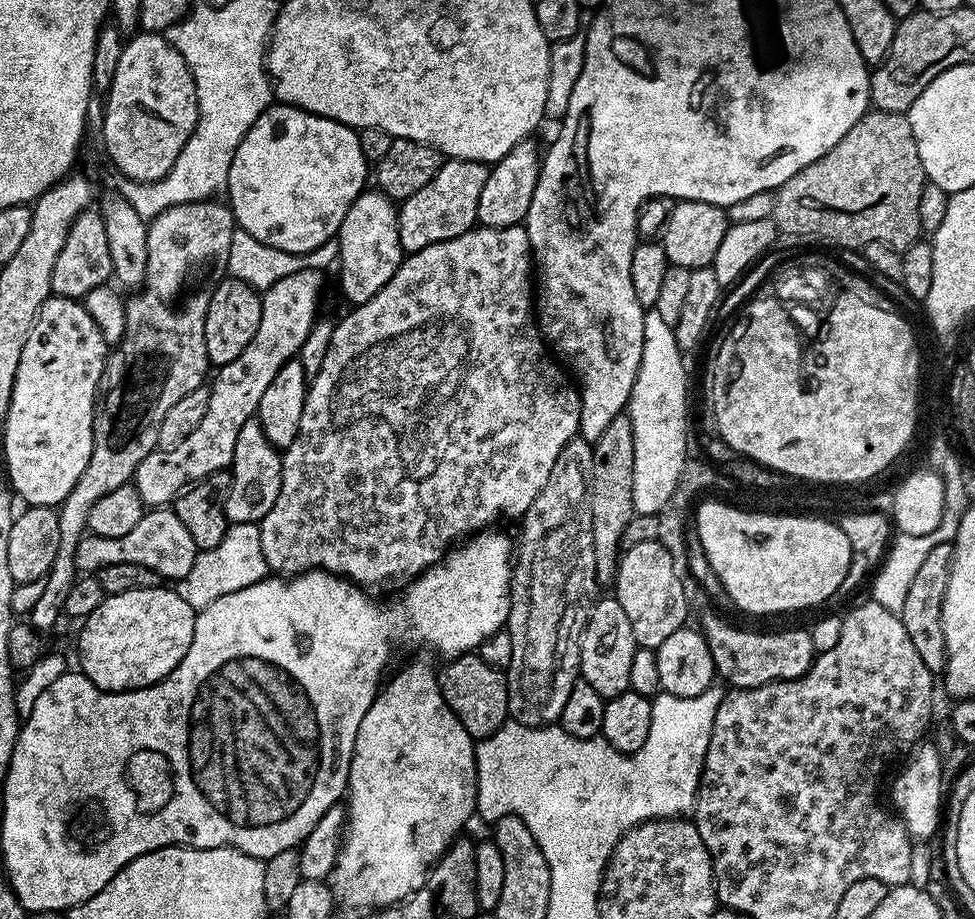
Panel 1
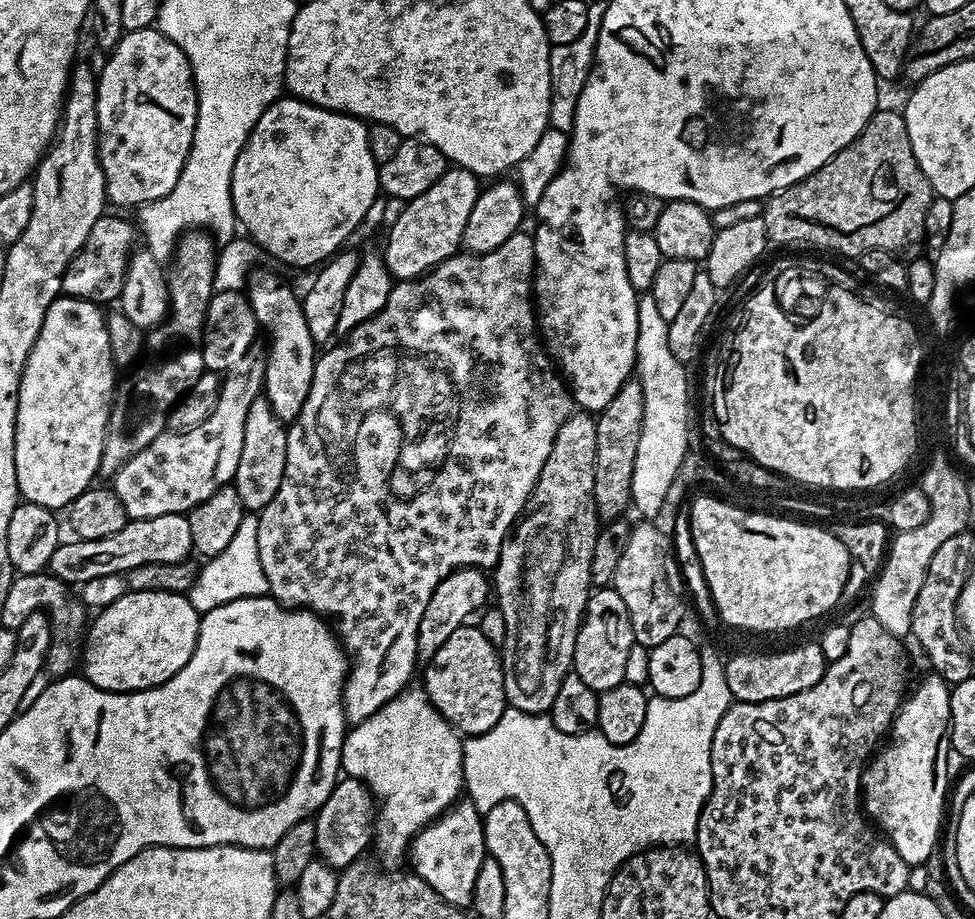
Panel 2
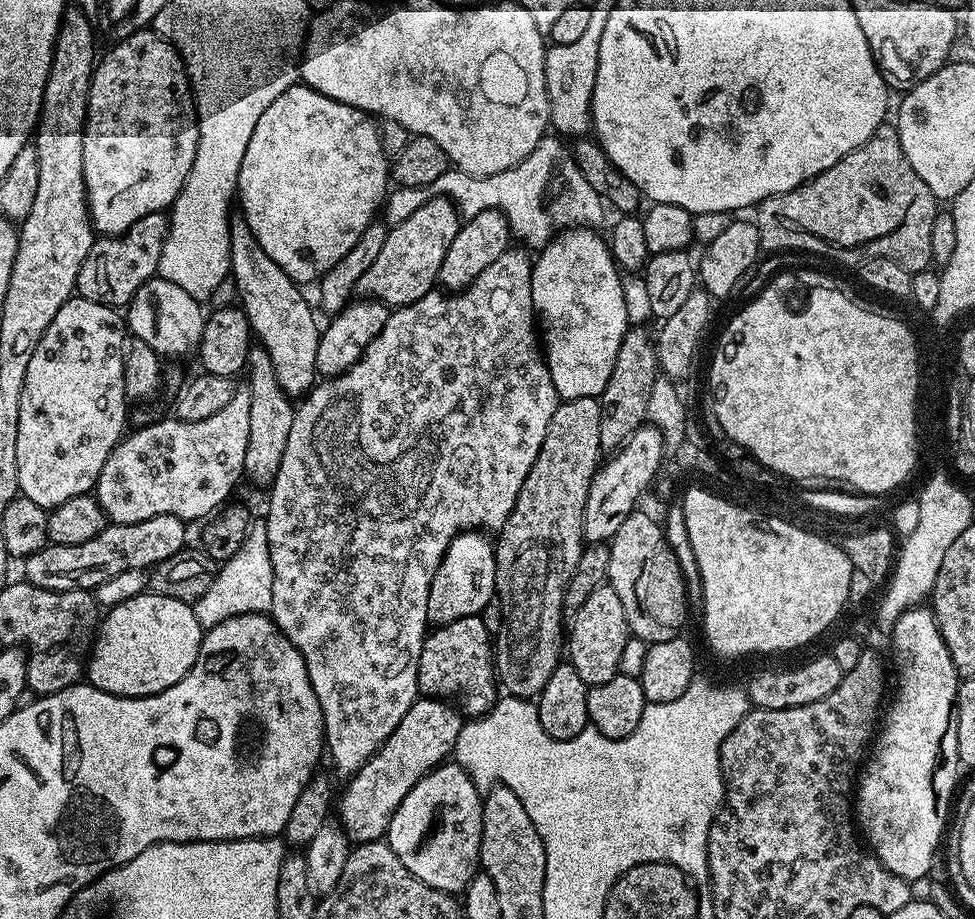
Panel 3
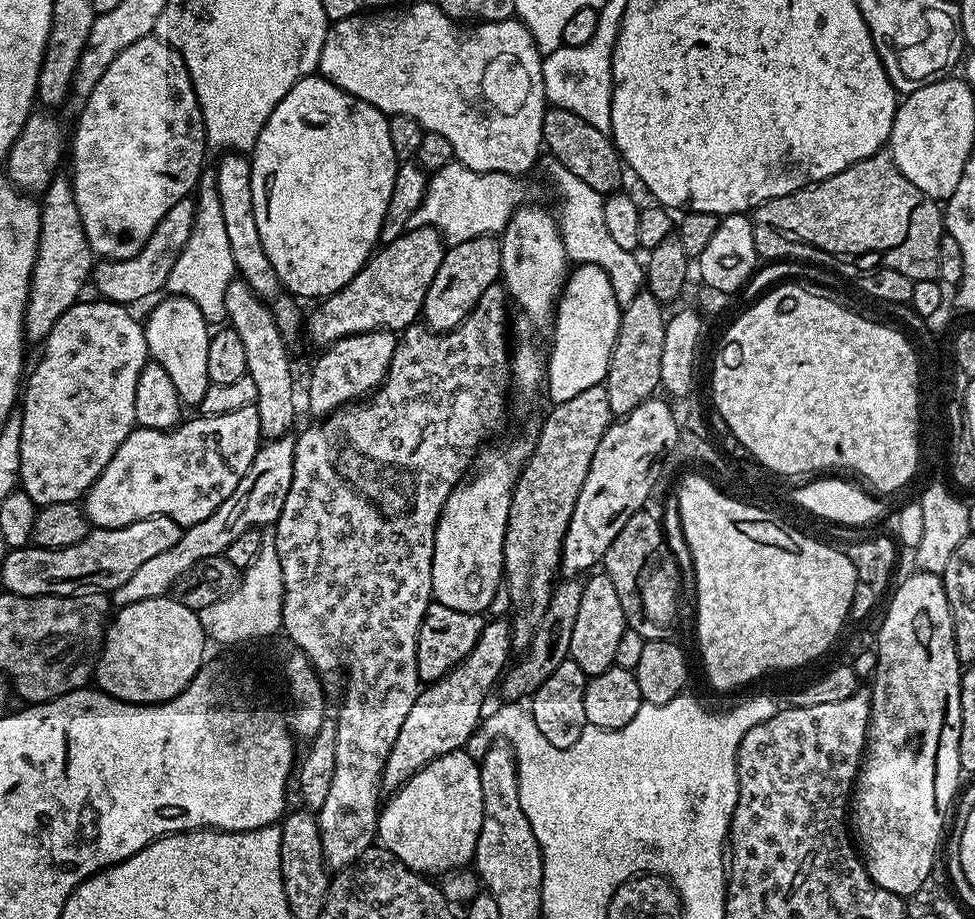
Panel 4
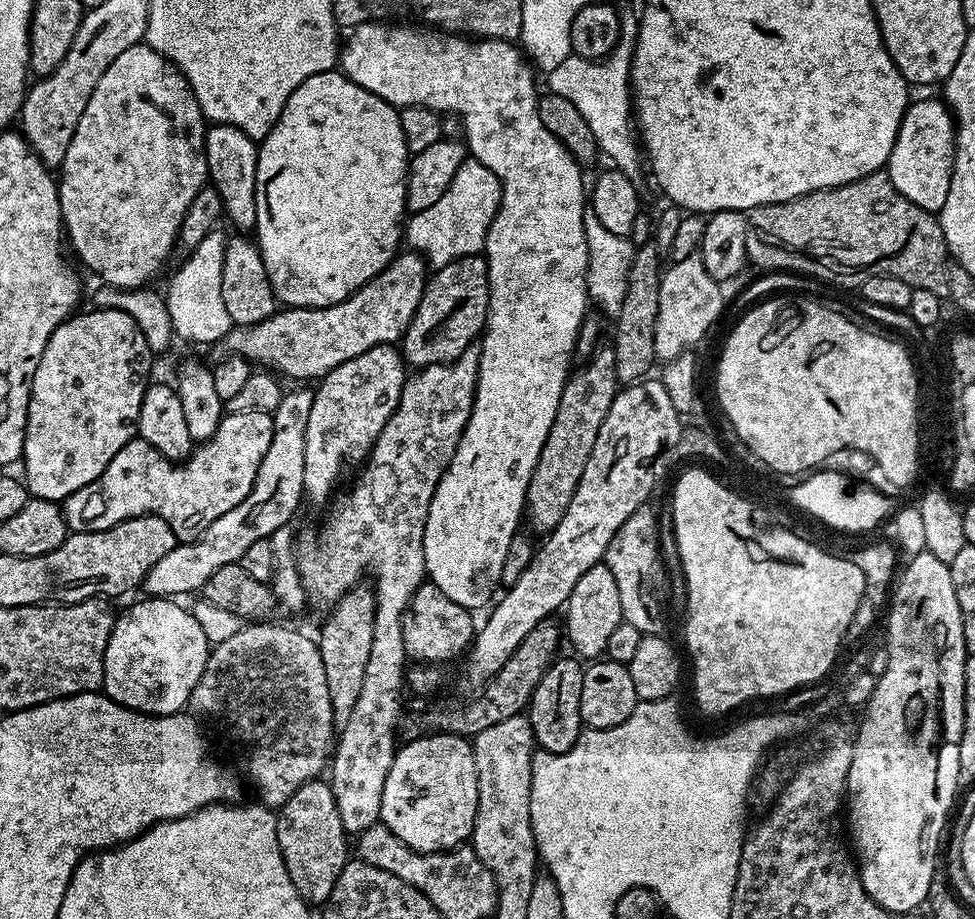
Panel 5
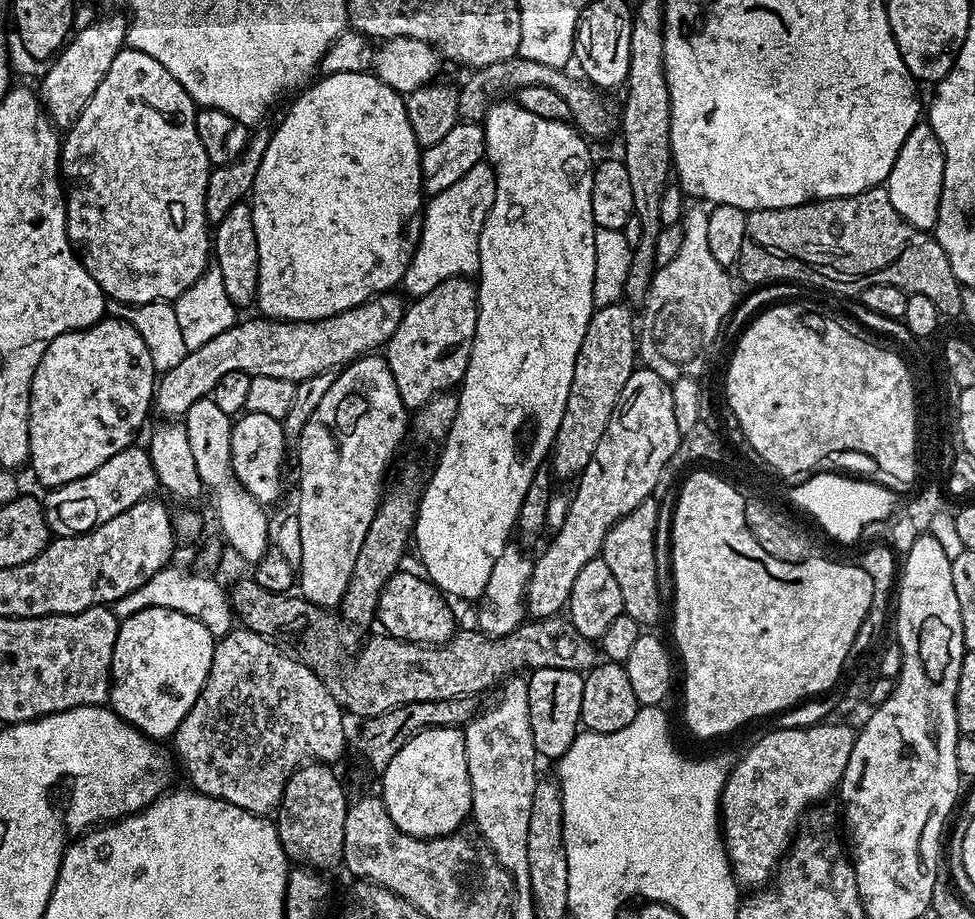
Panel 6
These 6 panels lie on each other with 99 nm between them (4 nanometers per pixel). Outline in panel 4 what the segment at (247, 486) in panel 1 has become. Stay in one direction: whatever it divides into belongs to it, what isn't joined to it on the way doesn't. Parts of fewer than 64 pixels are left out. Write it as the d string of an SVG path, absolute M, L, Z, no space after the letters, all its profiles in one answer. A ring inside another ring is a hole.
M234 278L230 286L226 286L226 299L224 315L227 323L242 338L242 347L246 350L247 376L254 378L254 386L258 390L258 398L255 405L258 410L258 426L260 435L265 441L278 439L289 431L288 427L296 420L296 388L292 385L292 360L288 357L286 338L278 330L274 322L274 316L262 297L254 294L245 280Z

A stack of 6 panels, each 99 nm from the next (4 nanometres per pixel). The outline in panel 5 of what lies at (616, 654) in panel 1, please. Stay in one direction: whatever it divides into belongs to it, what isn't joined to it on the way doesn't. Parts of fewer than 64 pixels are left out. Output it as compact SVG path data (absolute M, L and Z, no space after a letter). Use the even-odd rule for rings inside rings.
M601 562L590 566L570 594L566 607L563 609L562 628L566 640L572 643L577 657L592 662L606 653L606 642L610 642L610 634L622 623L622 602L618 599L618 586L614 583L614 574L610 574L608 565ZM585 656L585 657L584 657Z

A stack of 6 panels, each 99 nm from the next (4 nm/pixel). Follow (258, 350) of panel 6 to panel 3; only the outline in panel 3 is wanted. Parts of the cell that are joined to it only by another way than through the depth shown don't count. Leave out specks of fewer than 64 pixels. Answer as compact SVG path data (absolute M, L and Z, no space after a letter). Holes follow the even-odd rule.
M448 197L425 199L424 204L406 218L406 222L389 227L382 251L378 258L374 258L374 266L362 274L356 292L389 306L418 302L418 298L433 291L440 275L442 258L446 258L446 250L450 250L450 242L454 242L454 234L458 234L461 223L462 217Z

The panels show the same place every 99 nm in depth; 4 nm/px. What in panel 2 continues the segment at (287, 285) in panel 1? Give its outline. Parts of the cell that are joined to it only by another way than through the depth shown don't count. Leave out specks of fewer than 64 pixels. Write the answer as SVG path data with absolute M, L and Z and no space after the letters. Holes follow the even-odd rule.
M253 346L246 350L246 355L241 358L230 370L223 373L218 394L218 406L202 422L202 426L194 426L194 430L174 432L165 430L161 436L154 438L146 450L138 450L126 466L122 466L111 477L110 487L126 510L129 520L145 520L146 518L158 518L162 514L187 514L194 506L206 502L210 494L214 494L220 488L225 488L236 479L238 470L238 457L242 454L242 433L246 431L246 414L254 398L262 395L264 379L266 378L266 366L268 358L263 347Z

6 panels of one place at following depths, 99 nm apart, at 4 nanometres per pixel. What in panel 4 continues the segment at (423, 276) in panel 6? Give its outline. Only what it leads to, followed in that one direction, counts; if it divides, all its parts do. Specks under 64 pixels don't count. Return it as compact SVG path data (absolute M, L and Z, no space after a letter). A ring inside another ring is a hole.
M453 162L433 171L422 198L422 206L410 214L408 228L437 228L445 245L470 242L470 238L503 233L517 208L525 203L524 184L519 175L467 168Z

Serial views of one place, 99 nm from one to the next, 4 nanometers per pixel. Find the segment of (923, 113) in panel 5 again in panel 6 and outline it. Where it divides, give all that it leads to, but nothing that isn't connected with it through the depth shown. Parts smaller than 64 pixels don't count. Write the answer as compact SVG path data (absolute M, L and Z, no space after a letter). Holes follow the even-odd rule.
M928 123L916 124L914 130L910 130L910 134L906 134L906 142L902 142L902 150L898 150L898 158L886 181L894 210L898 210L898 214L902 214L902 218L906 218L906 222L910 222L910 226L925 230L935 229L938 222L938 206L942 198L943 181L942 146Z

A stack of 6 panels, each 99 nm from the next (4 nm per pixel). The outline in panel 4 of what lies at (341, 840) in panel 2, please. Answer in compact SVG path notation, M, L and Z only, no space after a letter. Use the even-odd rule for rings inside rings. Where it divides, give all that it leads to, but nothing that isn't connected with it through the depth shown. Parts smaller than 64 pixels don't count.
M489 619L467 658L453 666L441 680L433 680L421 687L414 706L410 706L410 714L406 714L406 722L402 722L402 730L398 730L392 753L380 775L380 787L385 793L395 792L430 762L451 752L461 751L467 745L468 739L482 723L486 712L484 703L509 667L508 655L513 655L513 652L509 621Z

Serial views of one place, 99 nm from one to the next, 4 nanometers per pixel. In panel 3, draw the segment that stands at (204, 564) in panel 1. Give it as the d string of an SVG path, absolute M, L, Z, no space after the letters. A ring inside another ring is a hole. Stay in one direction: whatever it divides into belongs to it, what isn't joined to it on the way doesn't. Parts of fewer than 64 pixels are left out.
M253 519L246 534L246 542L242 542L234 558L219 565L214 582L210 582L210 590L206 590L206 594L202 594L202 598L196 601L194 611L200 617L201 629L207 630L226 622L226 618L251 612L271 613L273 594L274 570L270 566L266 523L263 519Z

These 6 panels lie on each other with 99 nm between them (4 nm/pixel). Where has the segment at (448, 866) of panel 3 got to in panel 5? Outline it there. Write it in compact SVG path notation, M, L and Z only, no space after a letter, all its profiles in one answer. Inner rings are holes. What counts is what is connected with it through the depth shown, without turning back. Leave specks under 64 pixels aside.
M429 734L419 736L417 740L407 741L403 746L397 747L396 757L386 774L386 786L382 790L382 806L380 807L379 823L388 827L393 834L408 848L416 852L449 852L452 848L467 845L472 838L474 818L478 814L478 770L474 766L474 750L472 740L463 736L449 736L447 734Z

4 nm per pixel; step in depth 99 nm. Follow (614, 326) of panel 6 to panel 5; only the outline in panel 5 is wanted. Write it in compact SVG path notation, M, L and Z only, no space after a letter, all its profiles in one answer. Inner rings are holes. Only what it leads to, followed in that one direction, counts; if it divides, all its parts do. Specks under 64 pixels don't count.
M610 346L599 348L587 357L588 365L581 372L573 371L564 383L554 426L550 426L546 446L542 446L542 454L538 454L538 466L534 466L526 501L526 520L532 523L533 533L547 534L562 522L562 514L566 514L566 506L570 506L578 482L582 482L582 470L586 470L586 458L590 458L590 450L594 450L598 430L602 430L602 422L606 422L606 414L616 397L616 355Z

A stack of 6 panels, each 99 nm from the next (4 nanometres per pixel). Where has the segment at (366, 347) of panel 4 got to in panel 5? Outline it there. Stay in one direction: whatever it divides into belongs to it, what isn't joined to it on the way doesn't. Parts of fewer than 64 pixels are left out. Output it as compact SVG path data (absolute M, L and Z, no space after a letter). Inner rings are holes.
M391 344L374 346L366 350L366 354L358 354L358 358L350 358L350 362L342 362L334 370L330 370L319 381L320 388L315 389L313 406L310 418L306 425L305 434L305 482L303 499L309 504L327 505L333 499L332 487L340 480L347 464L359 465L368 459L368 453L372 451L378 434L382 434L382 428L386 422L390 422L390 416L400 401L402 386L406 379L406 361L399 347Z

